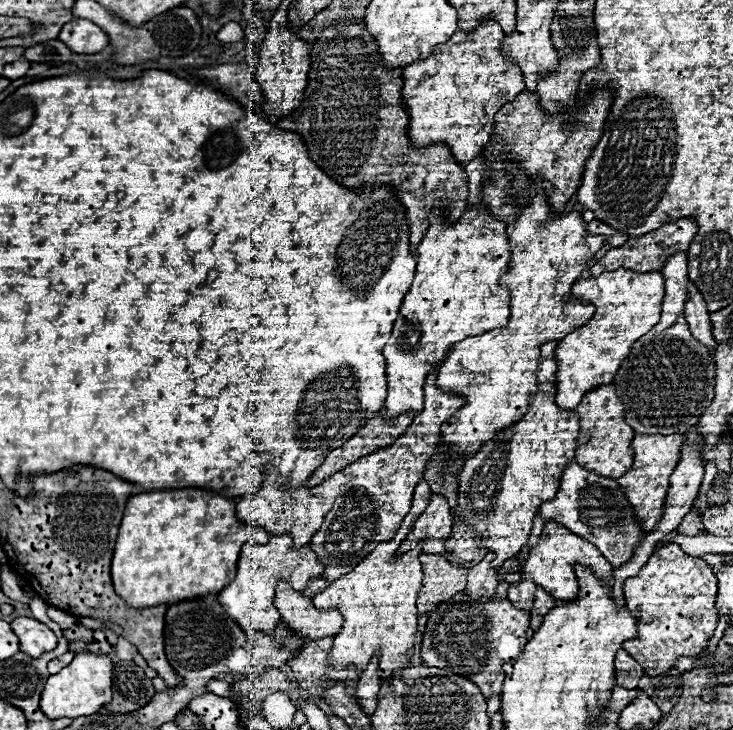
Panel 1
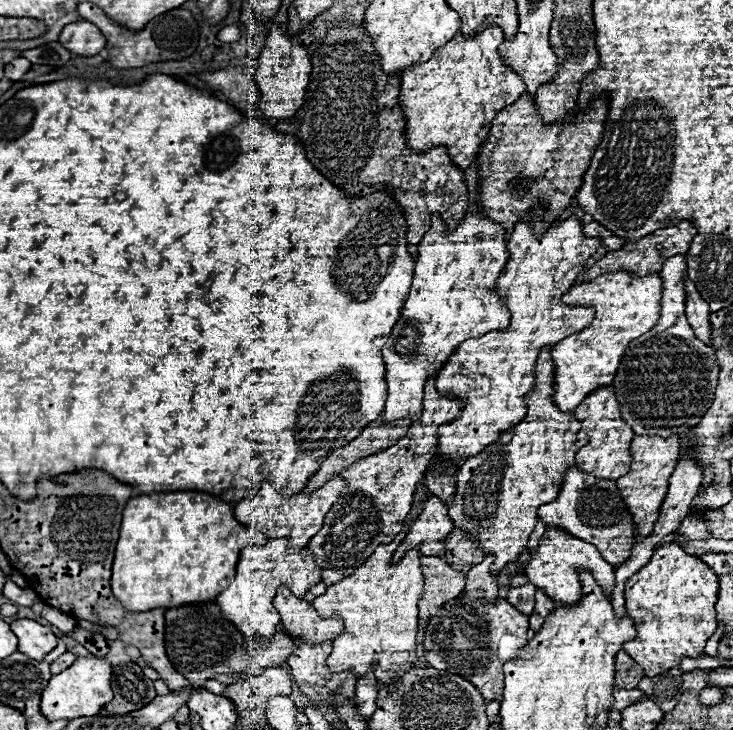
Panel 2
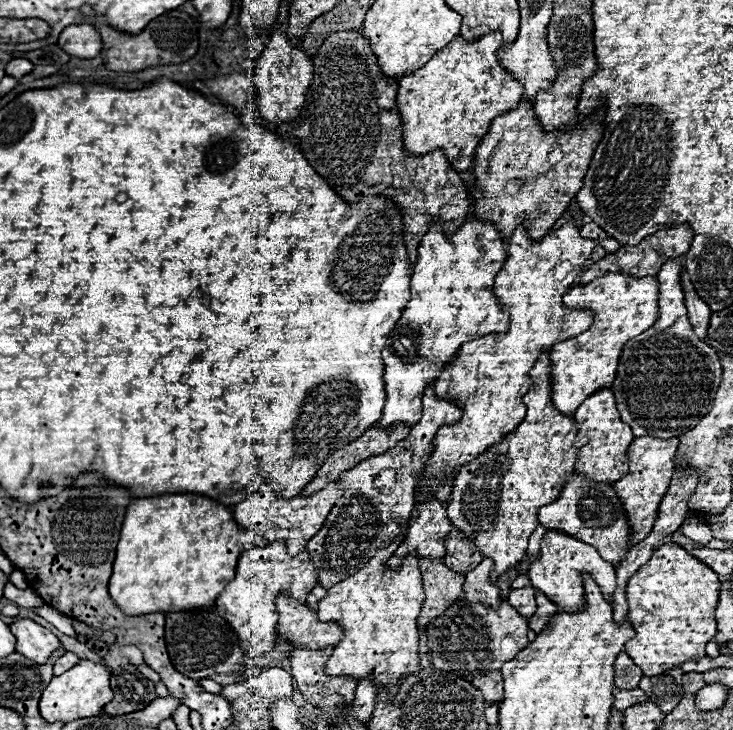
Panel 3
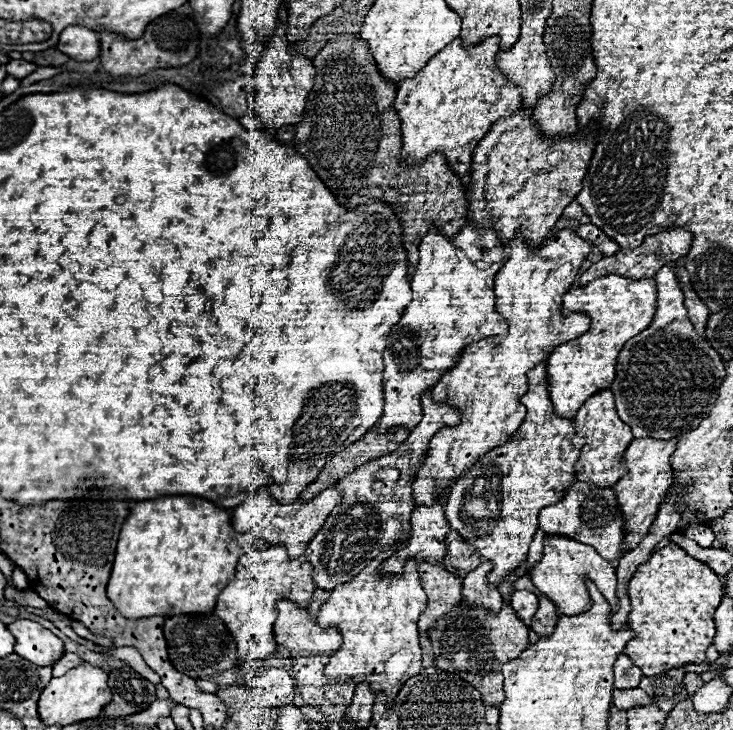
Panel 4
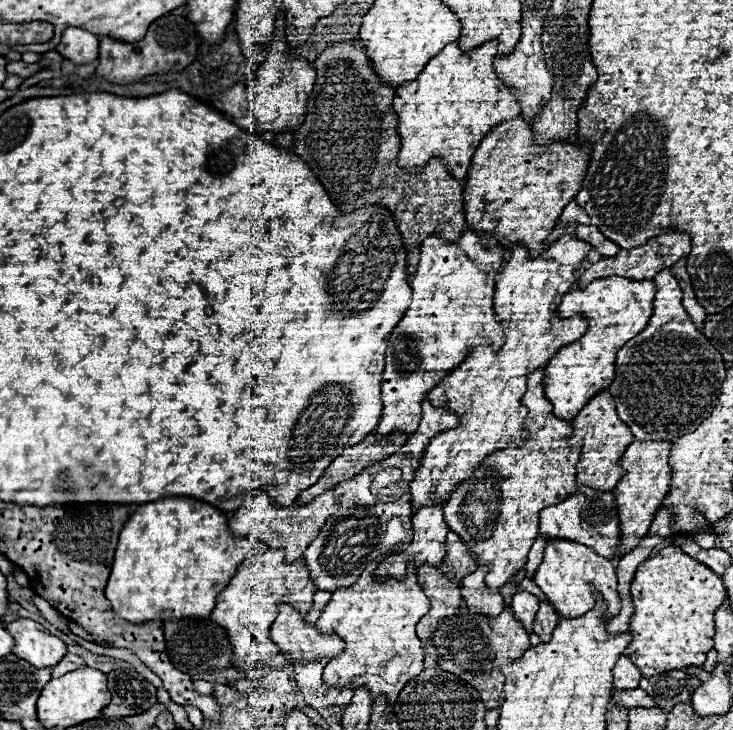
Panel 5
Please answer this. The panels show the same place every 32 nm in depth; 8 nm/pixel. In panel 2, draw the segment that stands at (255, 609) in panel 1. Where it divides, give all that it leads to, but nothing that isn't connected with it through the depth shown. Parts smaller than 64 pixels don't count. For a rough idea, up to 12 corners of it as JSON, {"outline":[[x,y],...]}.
{"outline":[[288,538],[244,548],[216,598],[248,650],[274,636],[280,586],[294,596],[320,580],[308,548]]}

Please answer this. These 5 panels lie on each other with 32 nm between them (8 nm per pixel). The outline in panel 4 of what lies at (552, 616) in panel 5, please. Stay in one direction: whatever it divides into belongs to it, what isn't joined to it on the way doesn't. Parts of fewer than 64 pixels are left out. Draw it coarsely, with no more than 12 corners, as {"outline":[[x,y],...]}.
{"outline":[[540,596],[540,608],[532,620],[538,636],[548,636],[556,624],[558,608]]}

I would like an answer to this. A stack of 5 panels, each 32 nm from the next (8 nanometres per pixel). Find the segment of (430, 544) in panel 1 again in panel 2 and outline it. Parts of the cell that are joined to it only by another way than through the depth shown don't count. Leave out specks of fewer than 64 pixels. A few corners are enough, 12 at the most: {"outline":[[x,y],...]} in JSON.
{"outline":[[436,496],[396,548],[392,564],[418,548],[420,556],[444,556],[444,538],[454,528]]}

